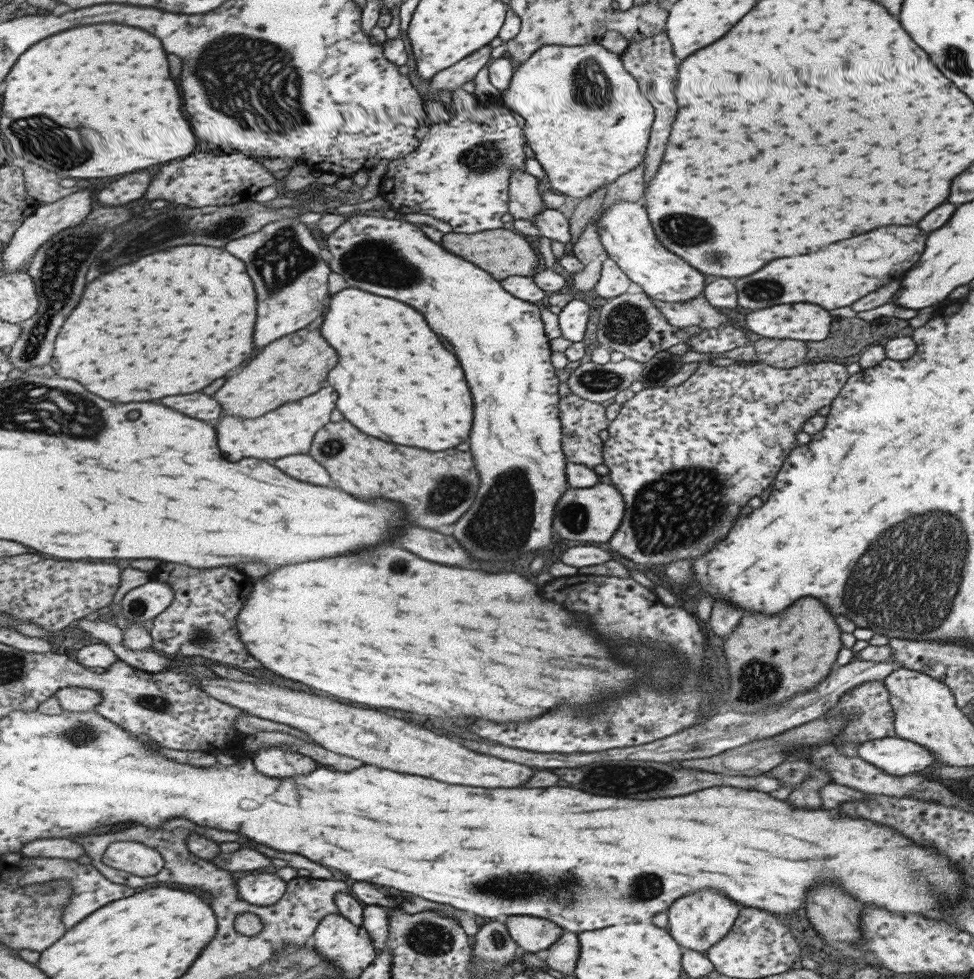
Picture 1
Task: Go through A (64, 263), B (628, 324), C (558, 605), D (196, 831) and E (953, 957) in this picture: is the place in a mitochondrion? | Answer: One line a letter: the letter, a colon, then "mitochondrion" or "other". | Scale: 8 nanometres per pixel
A: mitochondrion
B: mitochondrion
C: other
D: other
E: other

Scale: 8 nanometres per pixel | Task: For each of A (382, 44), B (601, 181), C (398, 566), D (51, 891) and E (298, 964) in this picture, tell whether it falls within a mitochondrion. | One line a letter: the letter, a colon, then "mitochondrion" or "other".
A: other
B: other
C: mitochondrion
D: mitochondrion
E: mitochondrion

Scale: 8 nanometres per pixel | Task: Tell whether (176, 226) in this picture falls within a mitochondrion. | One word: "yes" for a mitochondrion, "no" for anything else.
yes

